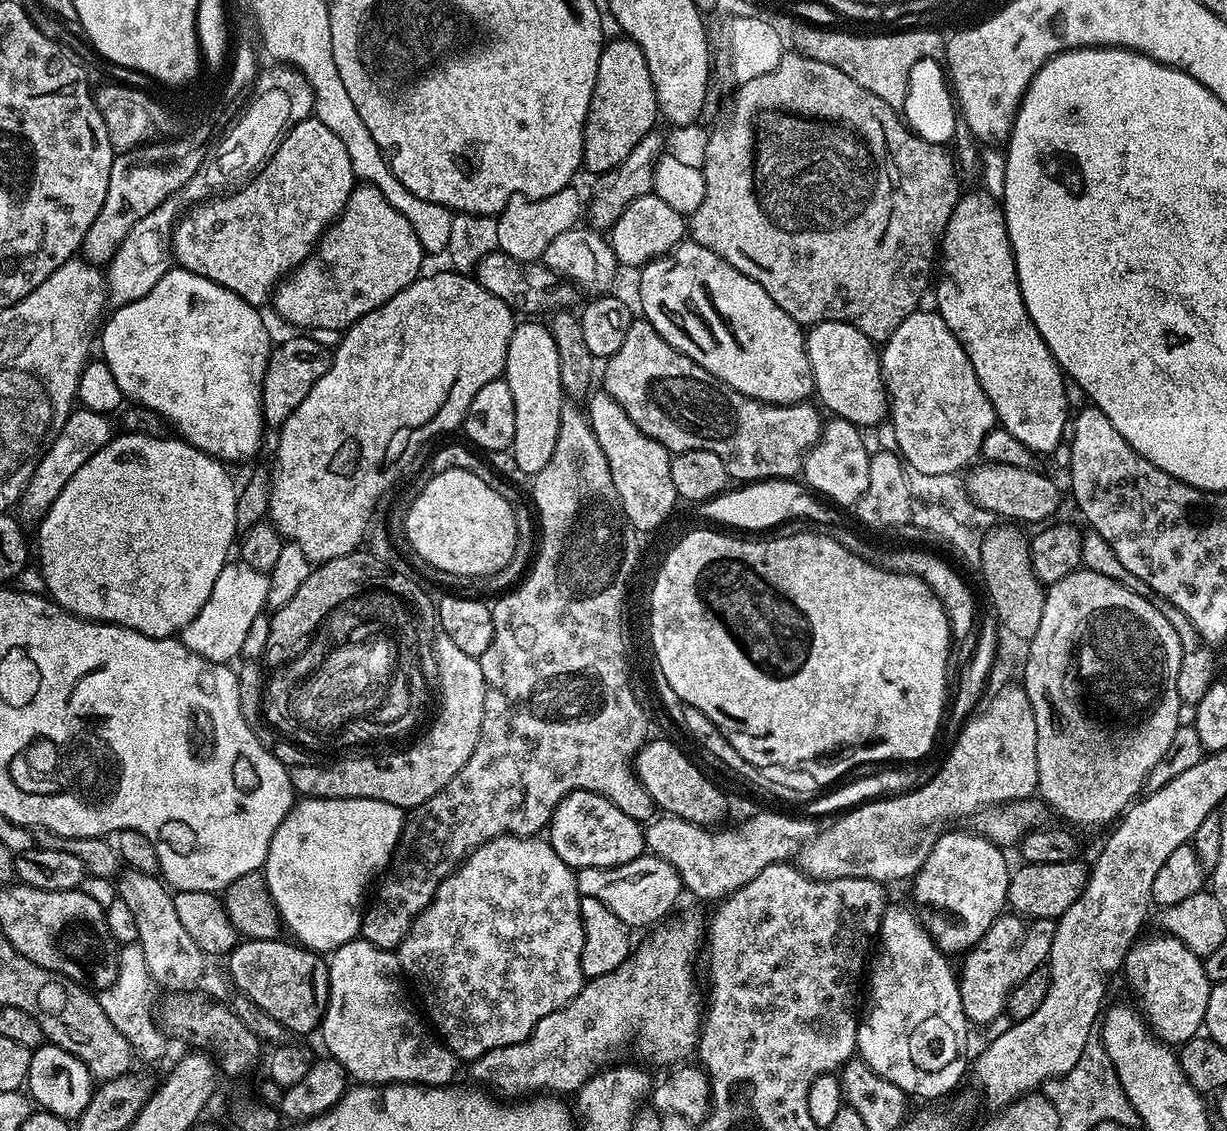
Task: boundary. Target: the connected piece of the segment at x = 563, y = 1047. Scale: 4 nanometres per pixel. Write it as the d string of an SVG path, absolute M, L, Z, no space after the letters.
M684 916L674 921L661 936L652 936L645 944L637 943L630 959L618 966L618 970L591 977L582 985L575 998L566 1002L566 1006L554 1010L554 1014L546 1014L546 1018L542 1018L542 1022L538 1022L538 1026L534 1026L532 1033L522 1042L490 1050L486 1055L471 1061L472 1076L477 1080L473 1081L480 1086L488 1083L489 1089L497 1088L501 1092L499 1095L504 1098L516 1098L508 1096L516 1096L519 1092L572 1094L598 1071L599 1060L603 1056L627 1044L633 1044L638 1055L649 1056L656 1064L672 1066L687 1061L684 1059L691 1052L693 1055L697 1051L702 1017L706 1011L702 1003L702 988L700 992L696 985L696 959L699 956L701 959L705 940L706 932L702 924L692 916Z

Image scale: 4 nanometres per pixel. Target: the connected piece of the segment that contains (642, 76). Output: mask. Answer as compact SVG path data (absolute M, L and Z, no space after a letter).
M630 38L609 39L598 58L598 78L594 82L594 94L590 98L590 110L584 123L584 163L592 174L609 172L646 138L648 132L657 127L660 103L656 97L656 87L650 78L650 66L646 66L646 54Z

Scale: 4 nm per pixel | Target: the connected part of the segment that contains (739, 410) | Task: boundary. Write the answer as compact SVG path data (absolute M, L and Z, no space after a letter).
M643 318L633 319L630 331L626 334L626 339L622 342L618 354L607 357L605 364L608 365L604 368L603 391L610 393L614 398L614 402L618 402L618 406L622 406L622 410L626 410L630 422L634 422L634 426L638 426L638 430L642 430L642 434L654 438L659 444L666 446L668 451L673 454L685 452L686 450L698 450L699 448L710 450L710 454L718 454L718 458L722 458L728 463L728 475L733 481L755 482L799 477L804 466L805 454L819 442L822 429L822 419L820 420L821 409L815 403L813 403L814 405L812 405L812 402L805 402L803 404L763 404L761 400L744 396L738 390L731 388L726 382L714 378L714 374L710 374L710 370L698 366L698 362L694 362L686 354L674 350L674 346L670 346L670 342L666 342L666 338L662 338L662 334L658 334L658 330L654 330L654 326L650 326L647 320Z

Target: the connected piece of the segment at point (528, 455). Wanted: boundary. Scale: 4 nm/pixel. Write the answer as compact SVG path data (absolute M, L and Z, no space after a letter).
M517 323L506 350L502 379L510 386L514 398L514 442L510 451L520 470L535 474L550 462L558 438L560 411L566 395L559 380L558 346L544 324Z

